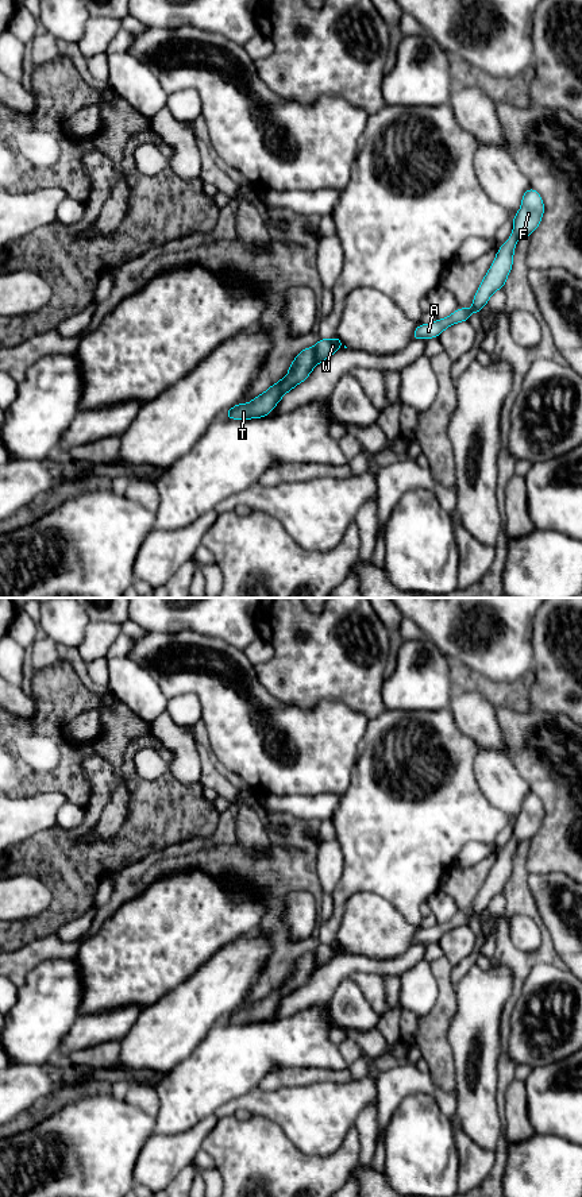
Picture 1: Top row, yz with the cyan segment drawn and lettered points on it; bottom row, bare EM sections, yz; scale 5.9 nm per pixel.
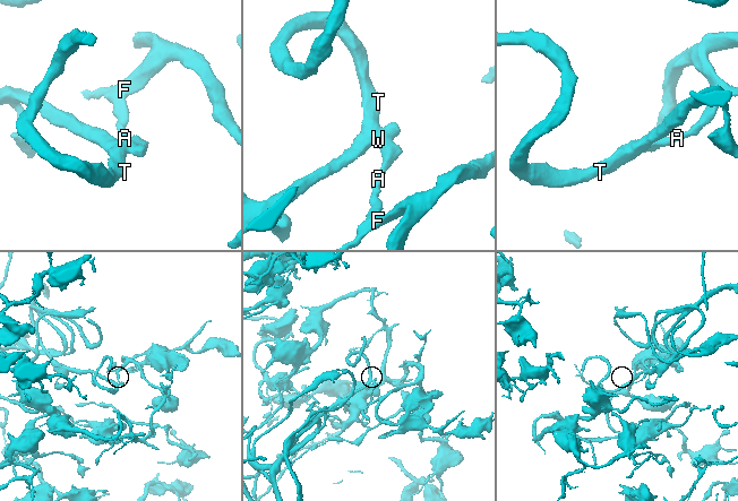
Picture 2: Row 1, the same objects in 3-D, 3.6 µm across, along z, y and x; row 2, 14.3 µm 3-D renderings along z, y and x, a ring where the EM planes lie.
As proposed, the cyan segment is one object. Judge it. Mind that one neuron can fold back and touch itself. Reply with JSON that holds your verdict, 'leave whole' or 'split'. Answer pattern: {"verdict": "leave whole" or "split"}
{"verdict": "split"}

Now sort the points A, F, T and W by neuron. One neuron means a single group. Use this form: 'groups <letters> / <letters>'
groups A F W / T

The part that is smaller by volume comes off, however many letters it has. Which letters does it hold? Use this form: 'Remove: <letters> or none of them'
Remove: T

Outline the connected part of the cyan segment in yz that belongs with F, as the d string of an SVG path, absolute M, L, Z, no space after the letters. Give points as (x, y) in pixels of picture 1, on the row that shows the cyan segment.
M529 188L524 192L520 211L513 217L513 232L497 251L487 274L474 296L473 308L458 308L446 318L438 318L431 324L420 324L412 333L412 340L439 337L446 328L456 323L469 321L473 312L479 314L481 309L489 302L492 294L498 289L504 289L506 278L512 270L516 242L520 238L529 238L532 235L540 224L543 213L543 198L535 189Z

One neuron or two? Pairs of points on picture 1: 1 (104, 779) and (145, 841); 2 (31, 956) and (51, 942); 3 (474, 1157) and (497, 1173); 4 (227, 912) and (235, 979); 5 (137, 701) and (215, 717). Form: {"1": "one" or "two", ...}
{"1": "one", "2": "one", "3": "two", "4": "two", "5": "two"}

